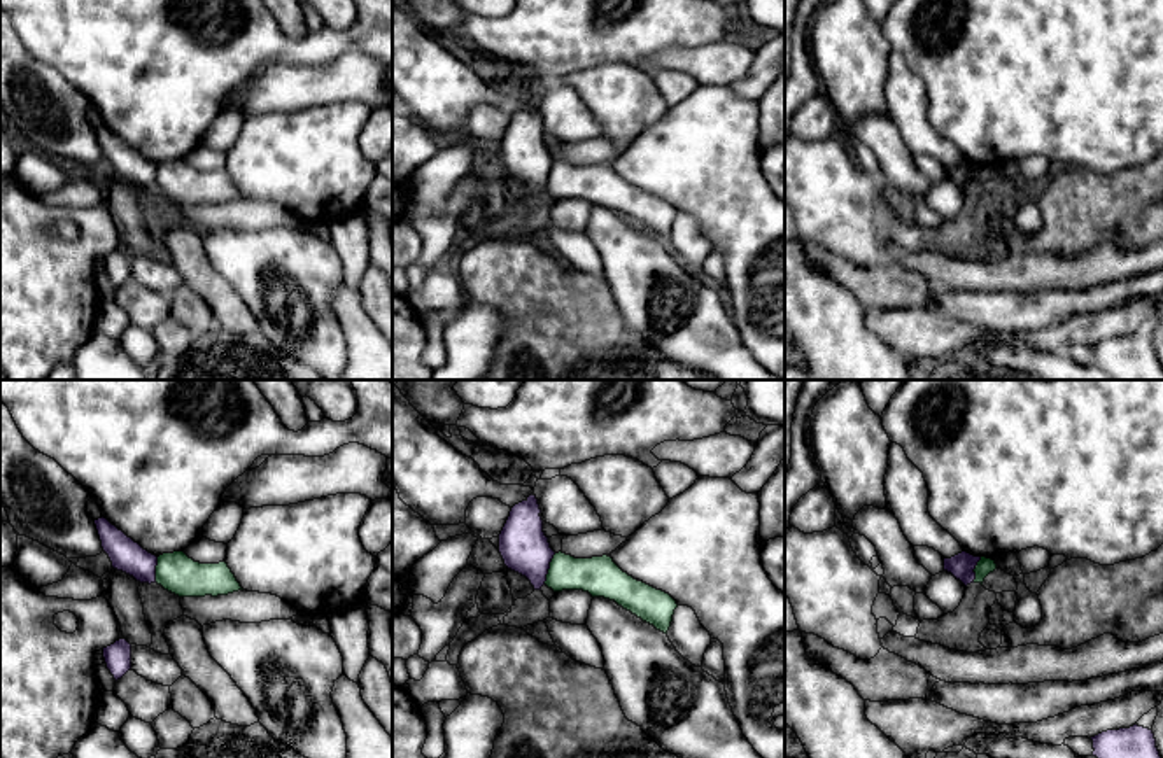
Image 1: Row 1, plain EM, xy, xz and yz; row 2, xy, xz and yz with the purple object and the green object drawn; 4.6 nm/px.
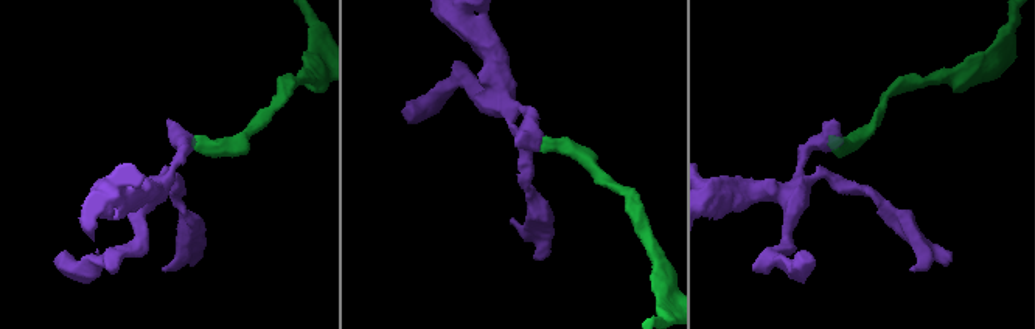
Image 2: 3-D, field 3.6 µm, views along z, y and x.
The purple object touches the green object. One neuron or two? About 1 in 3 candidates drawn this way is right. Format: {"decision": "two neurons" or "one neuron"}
{"decision": "two neurons"}

